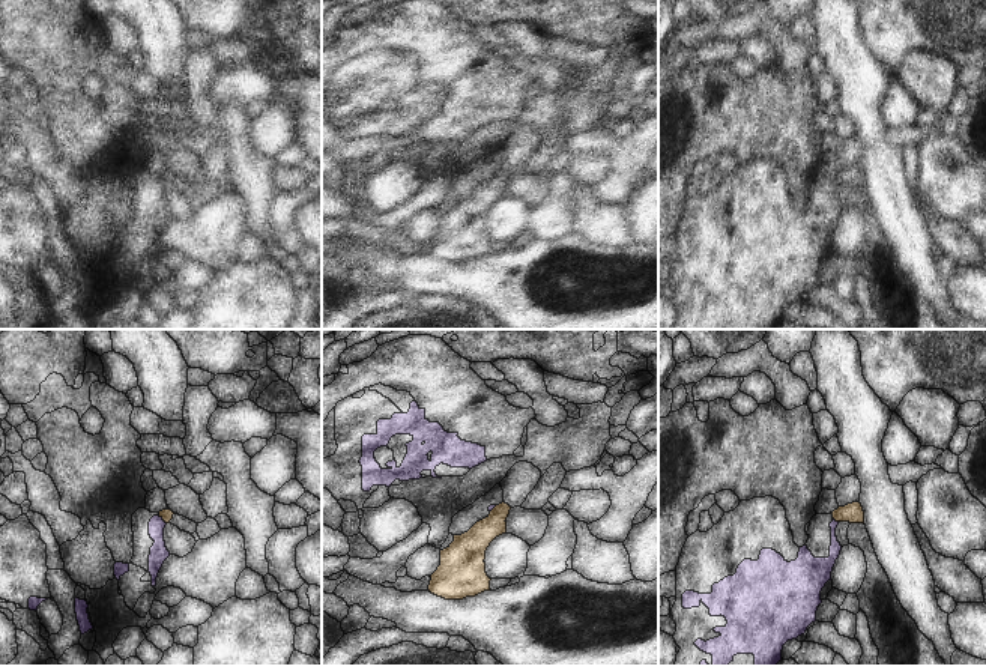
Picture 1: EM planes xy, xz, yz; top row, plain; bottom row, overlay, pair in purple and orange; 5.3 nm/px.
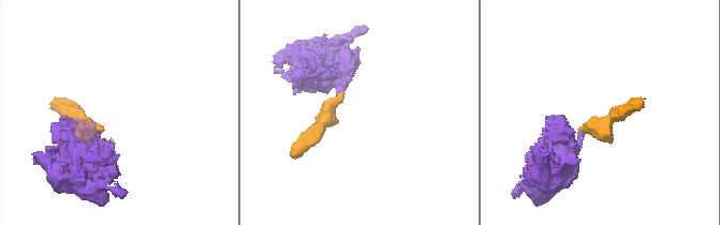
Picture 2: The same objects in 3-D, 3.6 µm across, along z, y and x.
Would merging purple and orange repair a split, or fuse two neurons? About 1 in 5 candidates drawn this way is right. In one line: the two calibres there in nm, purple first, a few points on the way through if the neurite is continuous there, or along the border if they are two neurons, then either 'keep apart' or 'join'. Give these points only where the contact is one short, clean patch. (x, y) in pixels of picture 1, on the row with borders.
calibres 100 and 60 nm; border xy (158, 516), (166, 523); keep apart

